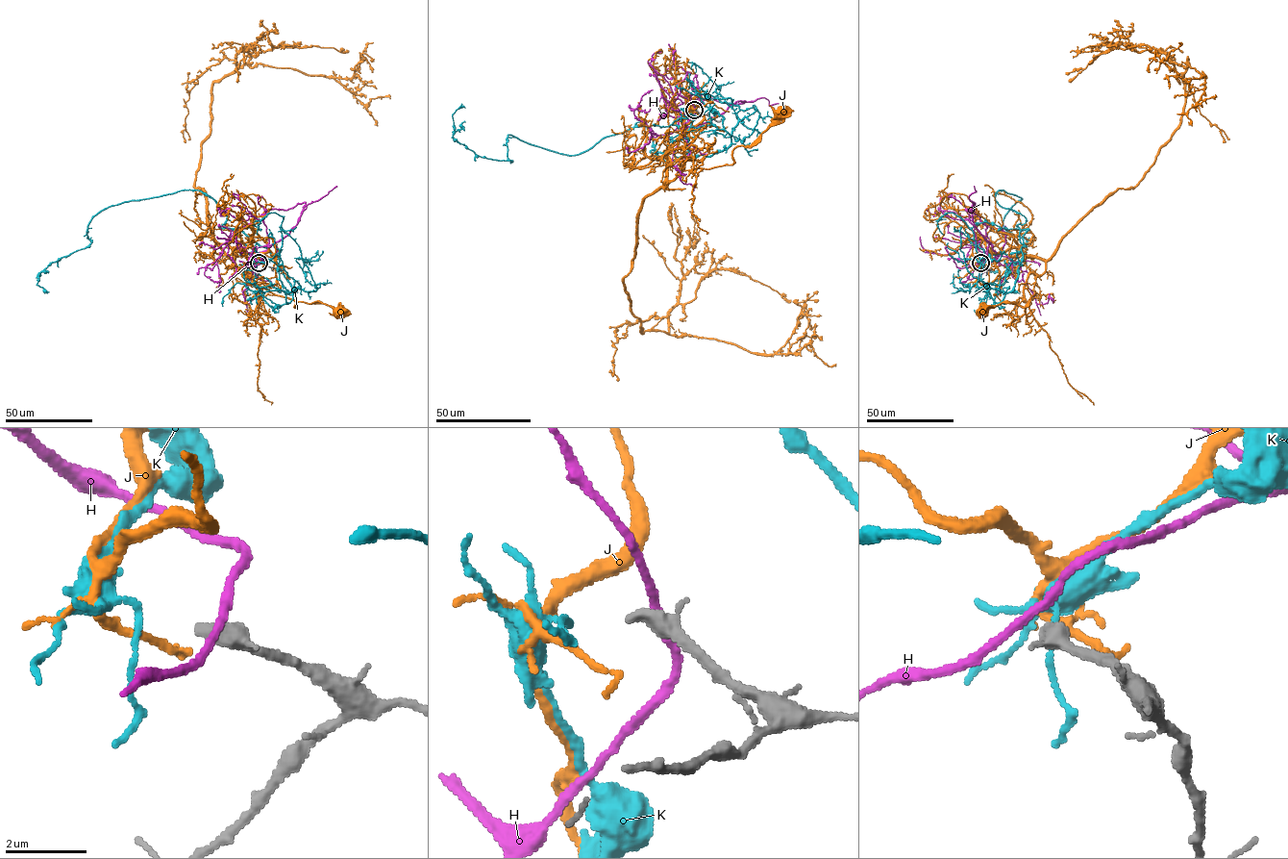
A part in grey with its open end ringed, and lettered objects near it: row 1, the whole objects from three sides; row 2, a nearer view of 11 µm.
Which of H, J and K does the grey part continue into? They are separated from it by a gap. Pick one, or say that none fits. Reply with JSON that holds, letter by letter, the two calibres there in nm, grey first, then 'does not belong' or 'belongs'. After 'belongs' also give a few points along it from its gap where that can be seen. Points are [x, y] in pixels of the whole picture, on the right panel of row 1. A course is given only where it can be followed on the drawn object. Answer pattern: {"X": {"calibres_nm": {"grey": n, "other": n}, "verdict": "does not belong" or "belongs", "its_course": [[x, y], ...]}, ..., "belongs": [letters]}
{"H": {"calibres_nm": {"grey": 360, "other": 200}, "verdict": "does not belong"}, "J": {"calibres_nm": {"grey": 360, "other": 170}, "verdict": "does not belong"}, "K": {"calibres_nm": {"grey": 360, "other": 120}, "verdict": "does not belong"}, "belongs": []}

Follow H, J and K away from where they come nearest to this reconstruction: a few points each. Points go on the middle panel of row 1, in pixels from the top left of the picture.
H: (695, 110), (683, 126), (701, 125), (744, 102), (706, 97), (661, 138), (634, 114), (652, 89)
J: (692, 112), (692, 126), (665, 153), (667, 181), (683, 170), (730, 164), (732, 150), (751, 145), (784, 111)
K: (691, 110), (679, 157), (656, 159), (639, 126), (574, 155), (507, 136), (511, 161), (458, 142), (465, 108)

